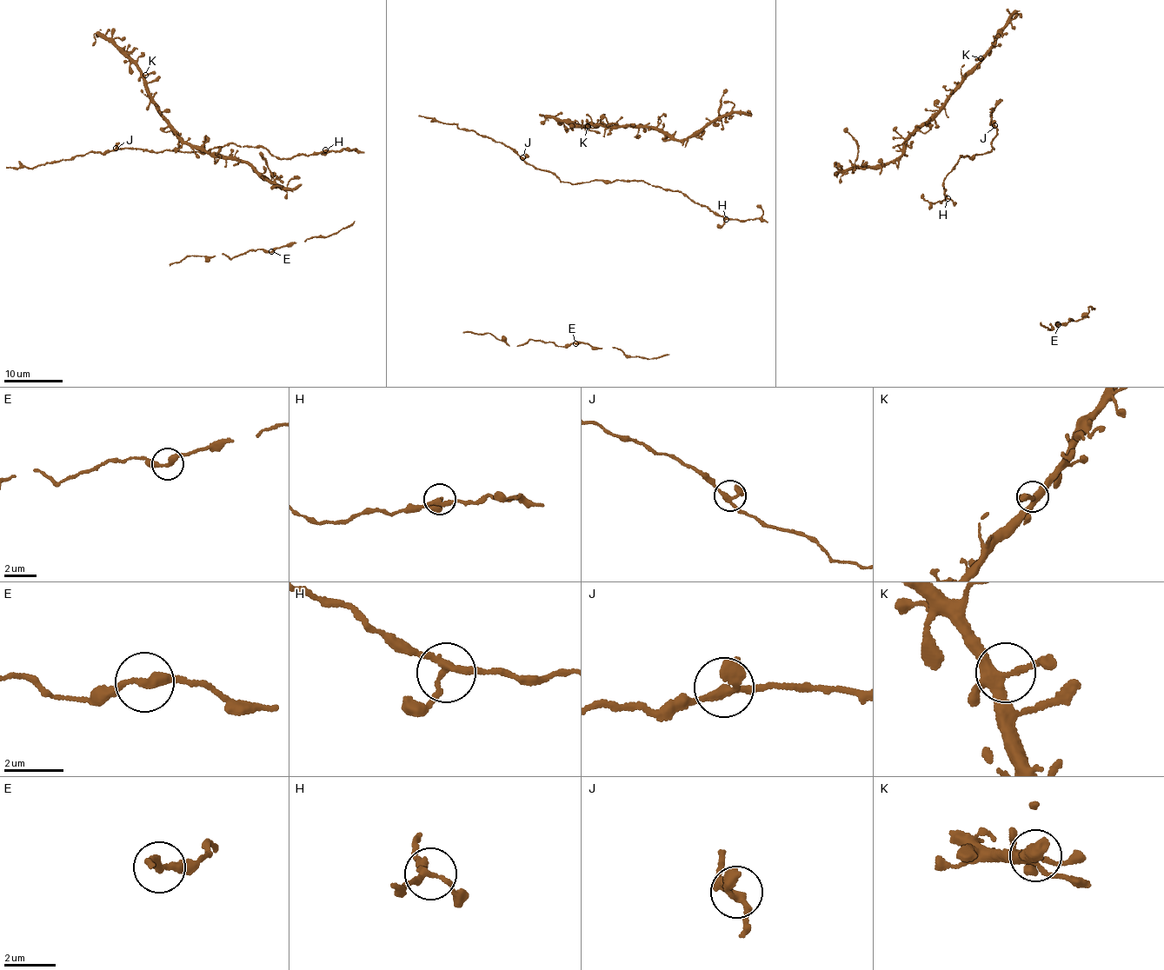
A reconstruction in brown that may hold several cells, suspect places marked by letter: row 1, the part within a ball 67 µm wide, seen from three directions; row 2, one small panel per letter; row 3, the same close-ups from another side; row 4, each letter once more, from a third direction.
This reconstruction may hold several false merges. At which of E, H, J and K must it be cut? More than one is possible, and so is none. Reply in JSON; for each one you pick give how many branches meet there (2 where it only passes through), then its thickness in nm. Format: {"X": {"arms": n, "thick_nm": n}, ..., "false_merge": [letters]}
{"false_merge": []}

